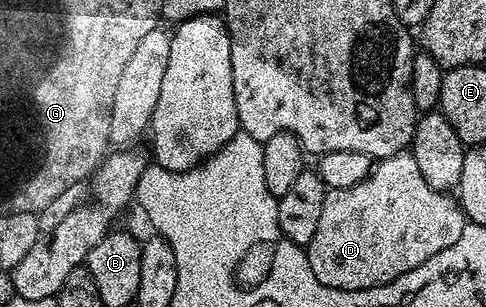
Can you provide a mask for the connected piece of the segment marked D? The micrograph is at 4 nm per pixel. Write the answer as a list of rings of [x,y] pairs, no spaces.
[[[409,151],[397,152],[395,156],[386,156],[383,160],[377,161],[371,167],[368,178],[356,186],[348,186],[348,190],[329,189],[324,198],[324,210],[320,210],[320,222],[316,222],[316,232],[312,234],[312,240],[304,246],[304,255],[312,274],[324,286],[332,286],[336,290],[364,290],[377,284],[387,284],[400,274],[408,274],[408,270],[416,270],[420,262],[428,262],[432,254],[440,254],[440,250],[448,250],[448,246],[453,246],[460,239],[460,234],[464,234],[464,226],[467,223],[466,215],[462,213],[462,205],[450,192],[437,192],[424,182],[424,174],[420,174],[420,166],[416,166],[416,158]]]

